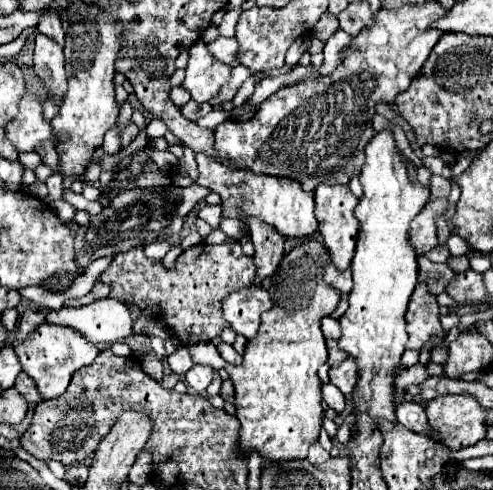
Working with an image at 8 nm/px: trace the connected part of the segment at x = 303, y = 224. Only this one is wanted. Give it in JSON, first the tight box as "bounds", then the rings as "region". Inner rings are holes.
{"bounds":[195,154,317,238],"region":[[[195,154],[199,164],[197,184],[211,188],[223,200],[223,216],[239,218],[237,212],[255,216],[261,222],[273,226],[283,238],[305,238],[317,230],[317,220],[313,214],[313,194],[305,192],[297,180],[257,176],[249,170],[229,170],[225,164],[209,160],[205,154]]]}

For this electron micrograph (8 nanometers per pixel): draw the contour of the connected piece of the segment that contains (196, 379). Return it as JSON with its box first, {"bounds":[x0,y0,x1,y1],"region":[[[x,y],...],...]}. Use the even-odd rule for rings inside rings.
{"bounds":[185,364,213,392],"region":[[[195,364],[195,366],[185,374],[187,386],[191,386],[191,388],[197,390],[197,392],[203,392],[203,390],[209,386],[211,380],[213,380],[213,368],[211,368],[211,366],[199,366],[199,364]]]}

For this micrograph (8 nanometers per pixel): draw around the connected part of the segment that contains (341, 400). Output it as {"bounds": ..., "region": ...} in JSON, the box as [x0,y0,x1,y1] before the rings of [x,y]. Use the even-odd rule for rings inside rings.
{"bounds":[323,384,345,412],"region":[[[323,384],[323,400],[335,412],[343,412],[343,408],[345,408],[345,396],[341,394],[341,390],[337,390],[337,386]]]}

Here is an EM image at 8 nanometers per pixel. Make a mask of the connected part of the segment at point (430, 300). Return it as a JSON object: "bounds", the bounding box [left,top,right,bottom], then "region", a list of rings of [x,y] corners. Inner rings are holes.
{"bounds":[405,282,447,350],"region":[[[417,282],[411,302],[405,312],[405,322],[407,322],[407,334],[409,350],[419,350],[425,342],[429,342],[431,336],[445,336],[447,332],[443,330],[439,322],[439,304],[437,296],[429,294],[425,282]]]}

